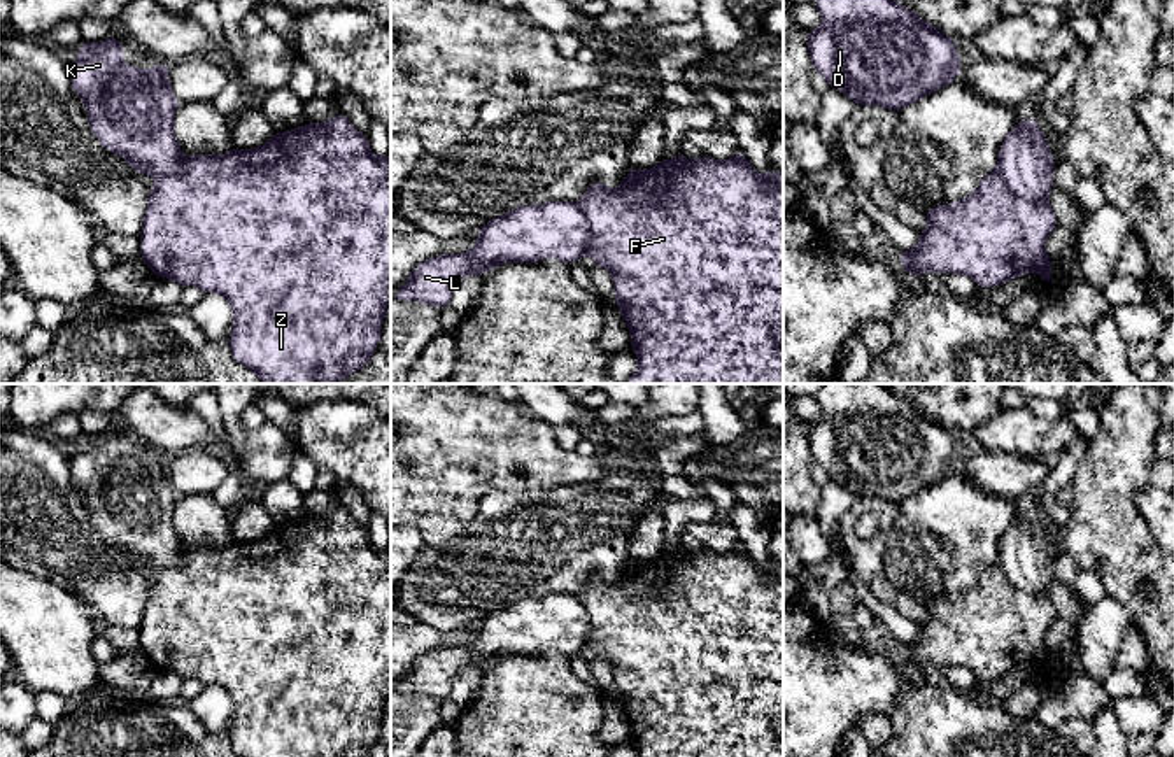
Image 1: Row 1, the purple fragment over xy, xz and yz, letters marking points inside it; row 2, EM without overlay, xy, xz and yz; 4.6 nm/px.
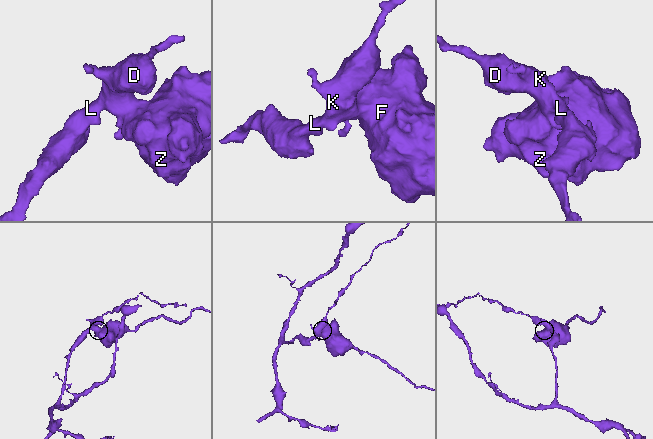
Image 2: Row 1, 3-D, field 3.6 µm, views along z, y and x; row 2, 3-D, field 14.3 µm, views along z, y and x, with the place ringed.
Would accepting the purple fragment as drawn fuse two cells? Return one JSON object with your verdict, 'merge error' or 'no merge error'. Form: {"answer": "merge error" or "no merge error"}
{"answer": "merge error"}

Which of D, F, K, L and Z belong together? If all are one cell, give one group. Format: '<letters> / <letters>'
D K L / F Z

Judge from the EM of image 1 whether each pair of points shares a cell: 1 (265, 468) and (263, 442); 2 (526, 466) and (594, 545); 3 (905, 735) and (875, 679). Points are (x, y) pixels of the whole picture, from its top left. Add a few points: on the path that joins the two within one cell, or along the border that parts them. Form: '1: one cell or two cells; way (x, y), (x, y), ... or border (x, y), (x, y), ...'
1: one cell; way (265, 461), (265, 449)
2: two cells; border (586, 482), (505, 491)
3: two cells; border (899, 696), (885, 714)

